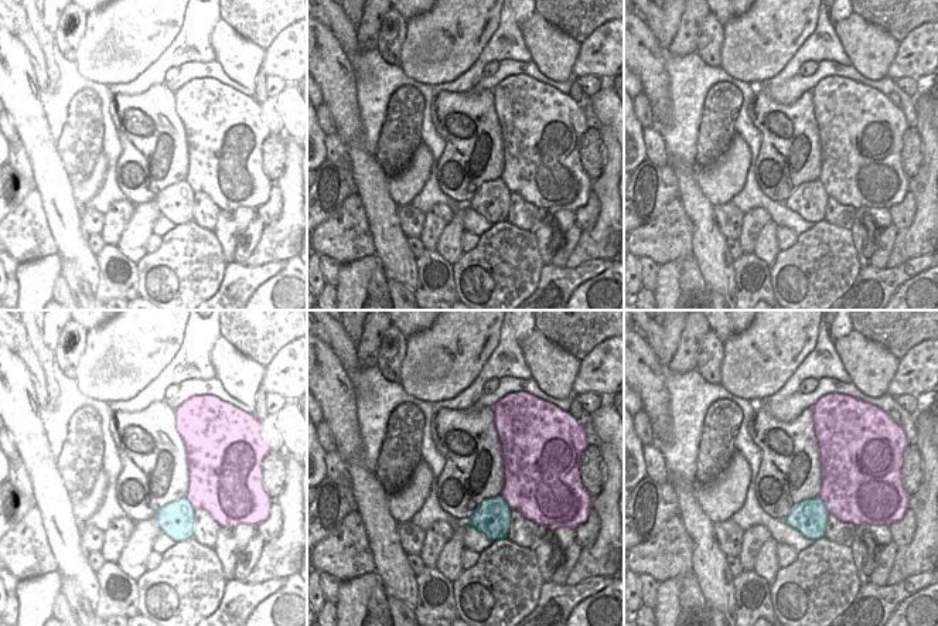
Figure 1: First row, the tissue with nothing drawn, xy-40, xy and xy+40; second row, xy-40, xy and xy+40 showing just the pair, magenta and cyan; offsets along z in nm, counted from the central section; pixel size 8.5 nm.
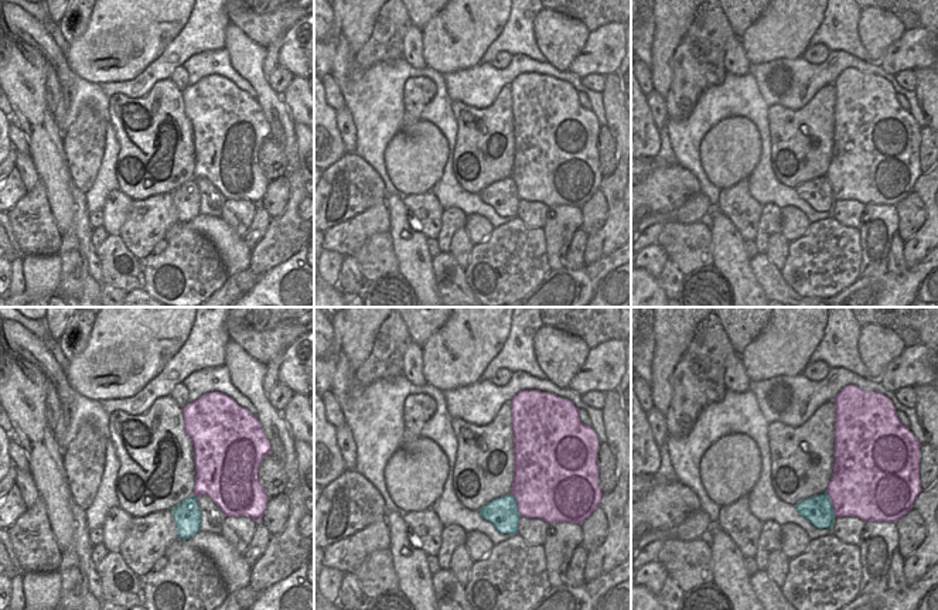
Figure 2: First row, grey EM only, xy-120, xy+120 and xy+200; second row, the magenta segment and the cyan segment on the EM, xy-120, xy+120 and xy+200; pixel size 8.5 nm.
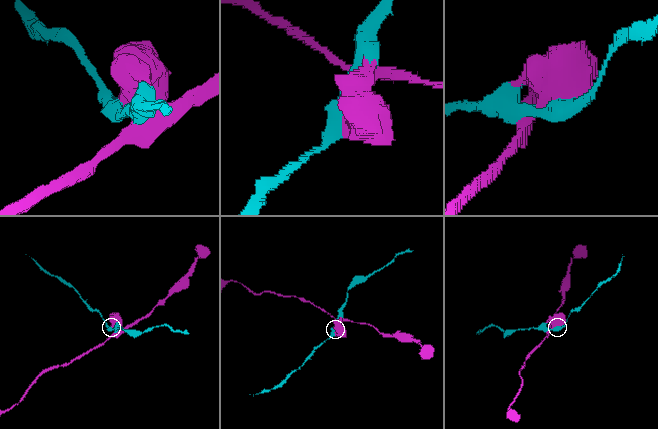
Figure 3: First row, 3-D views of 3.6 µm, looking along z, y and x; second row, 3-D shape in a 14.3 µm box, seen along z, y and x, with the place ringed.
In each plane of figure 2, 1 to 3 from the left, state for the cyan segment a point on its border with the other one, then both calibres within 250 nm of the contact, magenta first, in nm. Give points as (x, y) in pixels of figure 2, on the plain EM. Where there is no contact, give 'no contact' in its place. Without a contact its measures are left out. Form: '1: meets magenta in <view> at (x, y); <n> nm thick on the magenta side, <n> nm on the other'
1: no contact
2: meets magenta in xy+120 at (518, 187); 500 nm thick on the magenta side, 260 nm on the other
3: meets magenta in xy+200 at (832, 187); 480 nm thick on the magenta side, 260 nm on the other

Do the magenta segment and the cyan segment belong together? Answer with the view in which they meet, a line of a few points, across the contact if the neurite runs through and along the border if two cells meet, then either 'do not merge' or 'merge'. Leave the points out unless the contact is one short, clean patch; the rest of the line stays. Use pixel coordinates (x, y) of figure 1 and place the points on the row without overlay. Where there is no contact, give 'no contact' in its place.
xy+40 | do not merge

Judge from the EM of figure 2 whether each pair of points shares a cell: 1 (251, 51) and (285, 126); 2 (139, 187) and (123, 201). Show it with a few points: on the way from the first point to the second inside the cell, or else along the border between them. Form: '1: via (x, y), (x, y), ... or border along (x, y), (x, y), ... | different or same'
1: via (252, 70), (273, 108) | same
2: border along (118, 188), (132, 200) | different

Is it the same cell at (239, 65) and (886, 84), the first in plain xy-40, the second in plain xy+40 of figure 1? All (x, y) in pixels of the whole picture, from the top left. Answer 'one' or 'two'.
two

